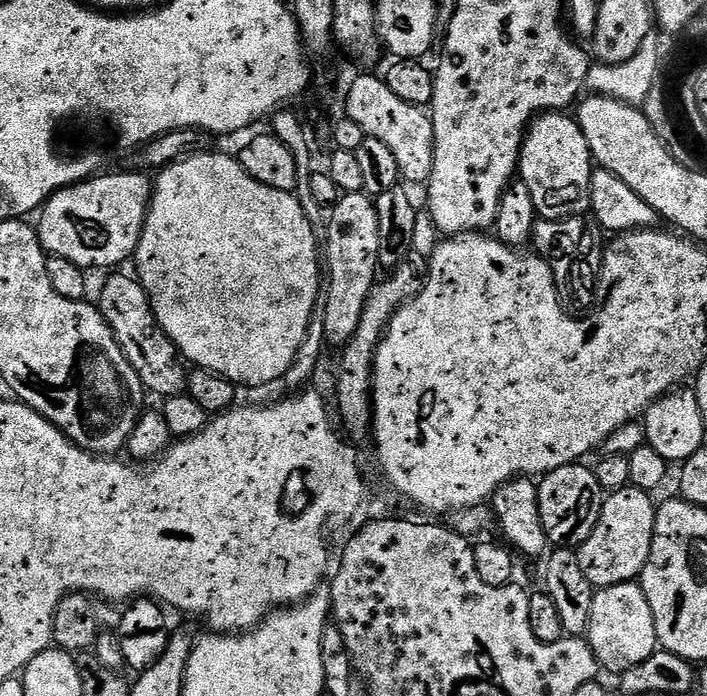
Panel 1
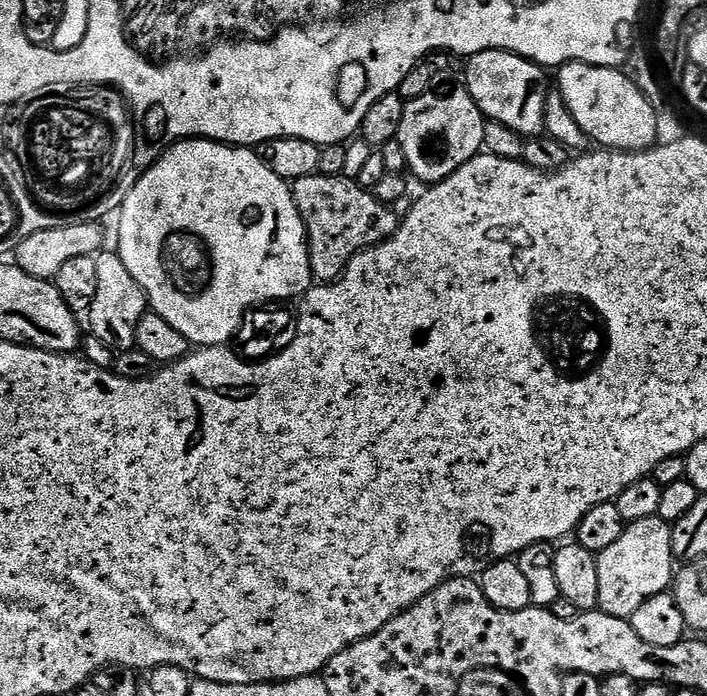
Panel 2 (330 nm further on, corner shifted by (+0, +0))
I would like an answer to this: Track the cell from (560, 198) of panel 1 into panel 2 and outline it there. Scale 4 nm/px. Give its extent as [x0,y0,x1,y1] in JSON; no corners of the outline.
[463,48,550,138]

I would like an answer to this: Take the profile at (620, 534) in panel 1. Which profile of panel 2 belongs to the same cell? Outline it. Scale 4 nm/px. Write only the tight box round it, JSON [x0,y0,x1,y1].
[597,515,674,617]

